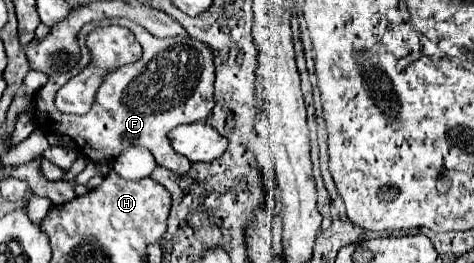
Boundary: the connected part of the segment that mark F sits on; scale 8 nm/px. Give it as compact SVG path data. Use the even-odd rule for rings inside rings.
M114 18L114 20L94 22L94 24L87 23L81 28L78 42L82 48L82 60L90 58L90 50L86 46L86 34L90 34L92 28L100 28L106 24L118 24L118 26L126 26L128 30L132 30L132 34L142 46L142 58L118 70L110 70L104 76L104 84L100 84L100 90L96 92L92 110L84 116L62 114L54 106L58 88L66 84L76 72L84 70L84 62L80 62L76 70L68 74L48 78L48 82L34 94L34 104L36 104L34 116L38 120L38 126L44 132L70 136L76 142L78 152L94 162L102 162L102 160L112 162L128 146L144 146L154 154L158 166L164 166L176 174L186 174L190 170L190 160L176 154L170 148L168 132L174 126L204 120L212 112L214 108L214 100L212 100L214 54L212 50L204 42L194 40L188 34L172 36L172 38L156 38L132 20Z

